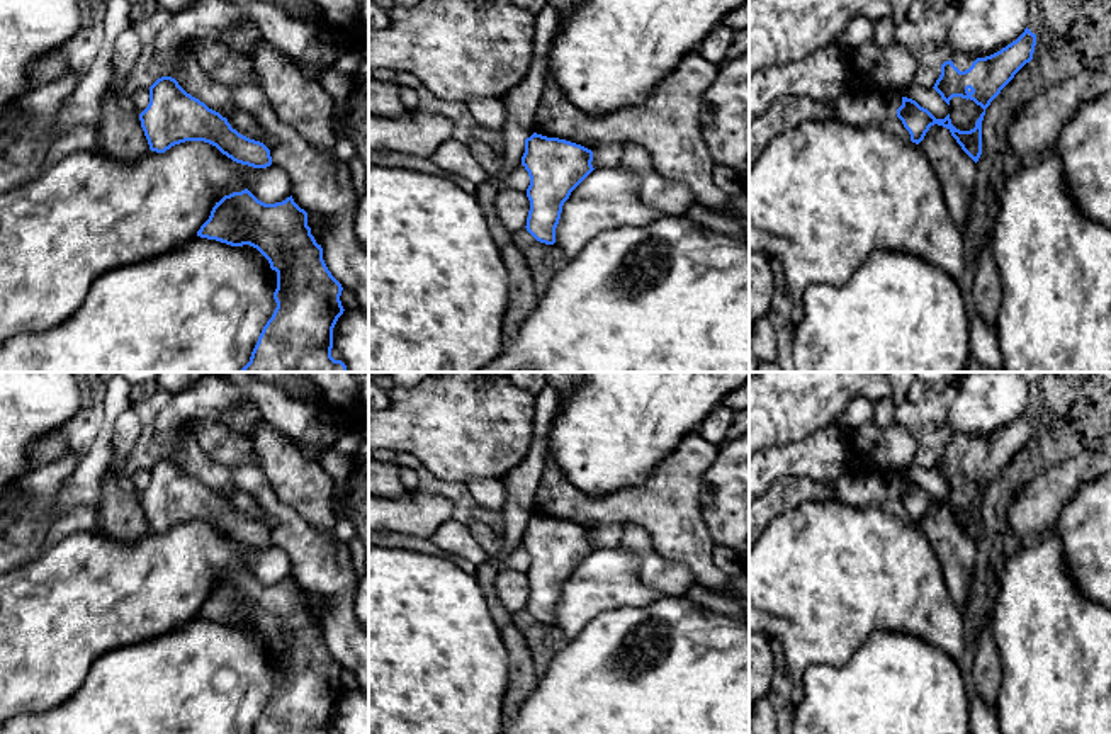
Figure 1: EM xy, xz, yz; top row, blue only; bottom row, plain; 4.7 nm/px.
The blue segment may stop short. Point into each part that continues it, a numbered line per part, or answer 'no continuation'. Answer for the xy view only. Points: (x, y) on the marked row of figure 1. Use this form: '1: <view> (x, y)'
no continuation

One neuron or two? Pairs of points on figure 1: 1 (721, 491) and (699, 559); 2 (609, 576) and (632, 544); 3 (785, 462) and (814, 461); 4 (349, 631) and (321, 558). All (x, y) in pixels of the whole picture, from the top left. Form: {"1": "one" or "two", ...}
{"1": "two", "2": "two", "3": "one", "4": "one"}

